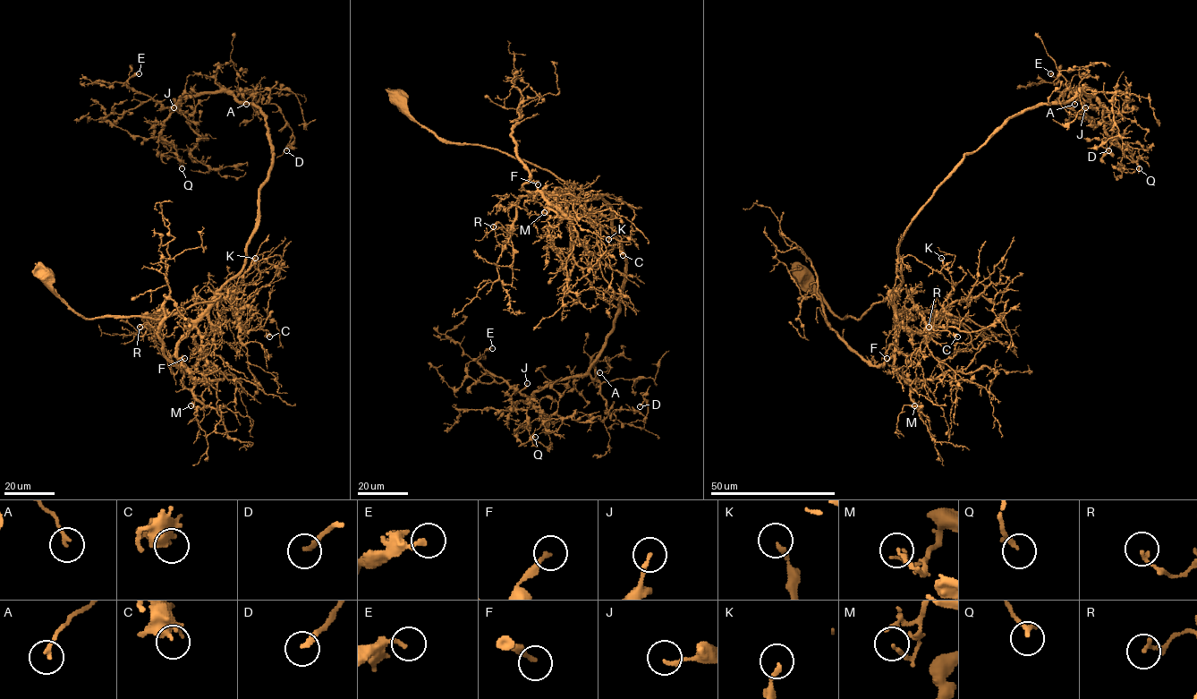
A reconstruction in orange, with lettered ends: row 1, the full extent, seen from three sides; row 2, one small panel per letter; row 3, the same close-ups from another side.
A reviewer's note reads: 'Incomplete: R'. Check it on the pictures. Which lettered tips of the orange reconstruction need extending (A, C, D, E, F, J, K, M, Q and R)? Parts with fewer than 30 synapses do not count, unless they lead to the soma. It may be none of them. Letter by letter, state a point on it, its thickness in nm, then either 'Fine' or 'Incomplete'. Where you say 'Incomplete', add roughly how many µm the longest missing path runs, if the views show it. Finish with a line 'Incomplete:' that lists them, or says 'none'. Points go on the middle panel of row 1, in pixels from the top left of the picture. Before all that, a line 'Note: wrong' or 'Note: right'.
Note: wrong
A: Place: (599, 372). Thickness 150 nm. Fine
C: Place: (623, 255). Thickness 440 nm. Fine
D: Place: (640, 406). Thickness 180 nm. Fine
E: Place: (492, 348). Thickness 180 nm. Incomplete. Missing length about 20 µm
F: Place: (538, 184). Thickness 240 nm. Fine
J: Place: (527, 383). Thickness 170 nm. Fine
K: Place: (608, 239). Thickness 200 nm. Fine
M: Place: (544, 212). Thickness 160 nm. Fine
Q: Place: (535, 437). Thickness 200 nm. Fine
R: Place: (493, 226). Thickness 140 nm. Fine
Incomplete: E

